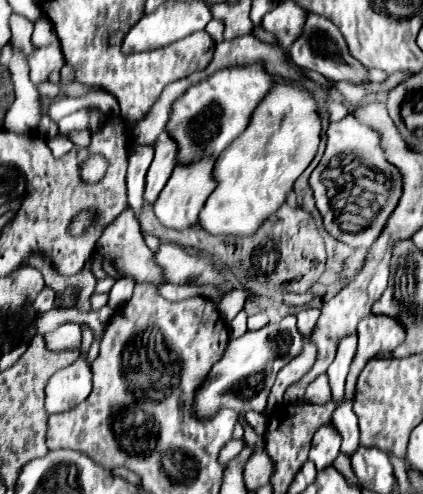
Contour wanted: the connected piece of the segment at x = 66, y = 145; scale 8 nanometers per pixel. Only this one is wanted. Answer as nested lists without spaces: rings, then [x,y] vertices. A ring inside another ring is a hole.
[[[62,136],[51,139],[47,144],[56,157],[63,156],[73,148],[73,143],[68,138]]]

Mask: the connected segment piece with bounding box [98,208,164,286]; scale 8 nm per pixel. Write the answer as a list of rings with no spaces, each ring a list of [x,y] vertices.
[[[126,208],[106,230],[104,234],[100,236],[98,240],[98,254],[104,254],[106,258],[110,258],[114,264],[118,264],[120,270],[124,272],[130,272],[138,282],[150,282],[154,286],[162,284],[164,282],[164,276],[160,272],[160,266],[152,260],[154,252],[146,246],[142,234],[140,234],[140,228],[138,228],[138,222],[134,218],[134,212],[132,208]]]

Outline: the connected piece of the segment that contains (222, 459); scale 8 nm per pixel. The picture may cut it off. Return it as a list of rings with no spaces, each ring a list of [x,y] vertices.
[[[244,438],[240,439],[231,439],[225,444],[219,453],[219,462],[226,466],[233,458],[235,458],[244,447],[245,440]]]

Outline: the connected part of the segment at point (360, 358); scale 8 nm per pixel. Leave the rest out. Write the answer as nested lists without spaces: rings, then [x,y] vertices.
[[[366,316],[358,324],[358,350],[352,360],[348,378],[346,378],[346,396],[344,400],[354,398],[354,388],[358,374],[366,362],[378,354],[392,352],[404,340],[404,328],[390,316]]]

